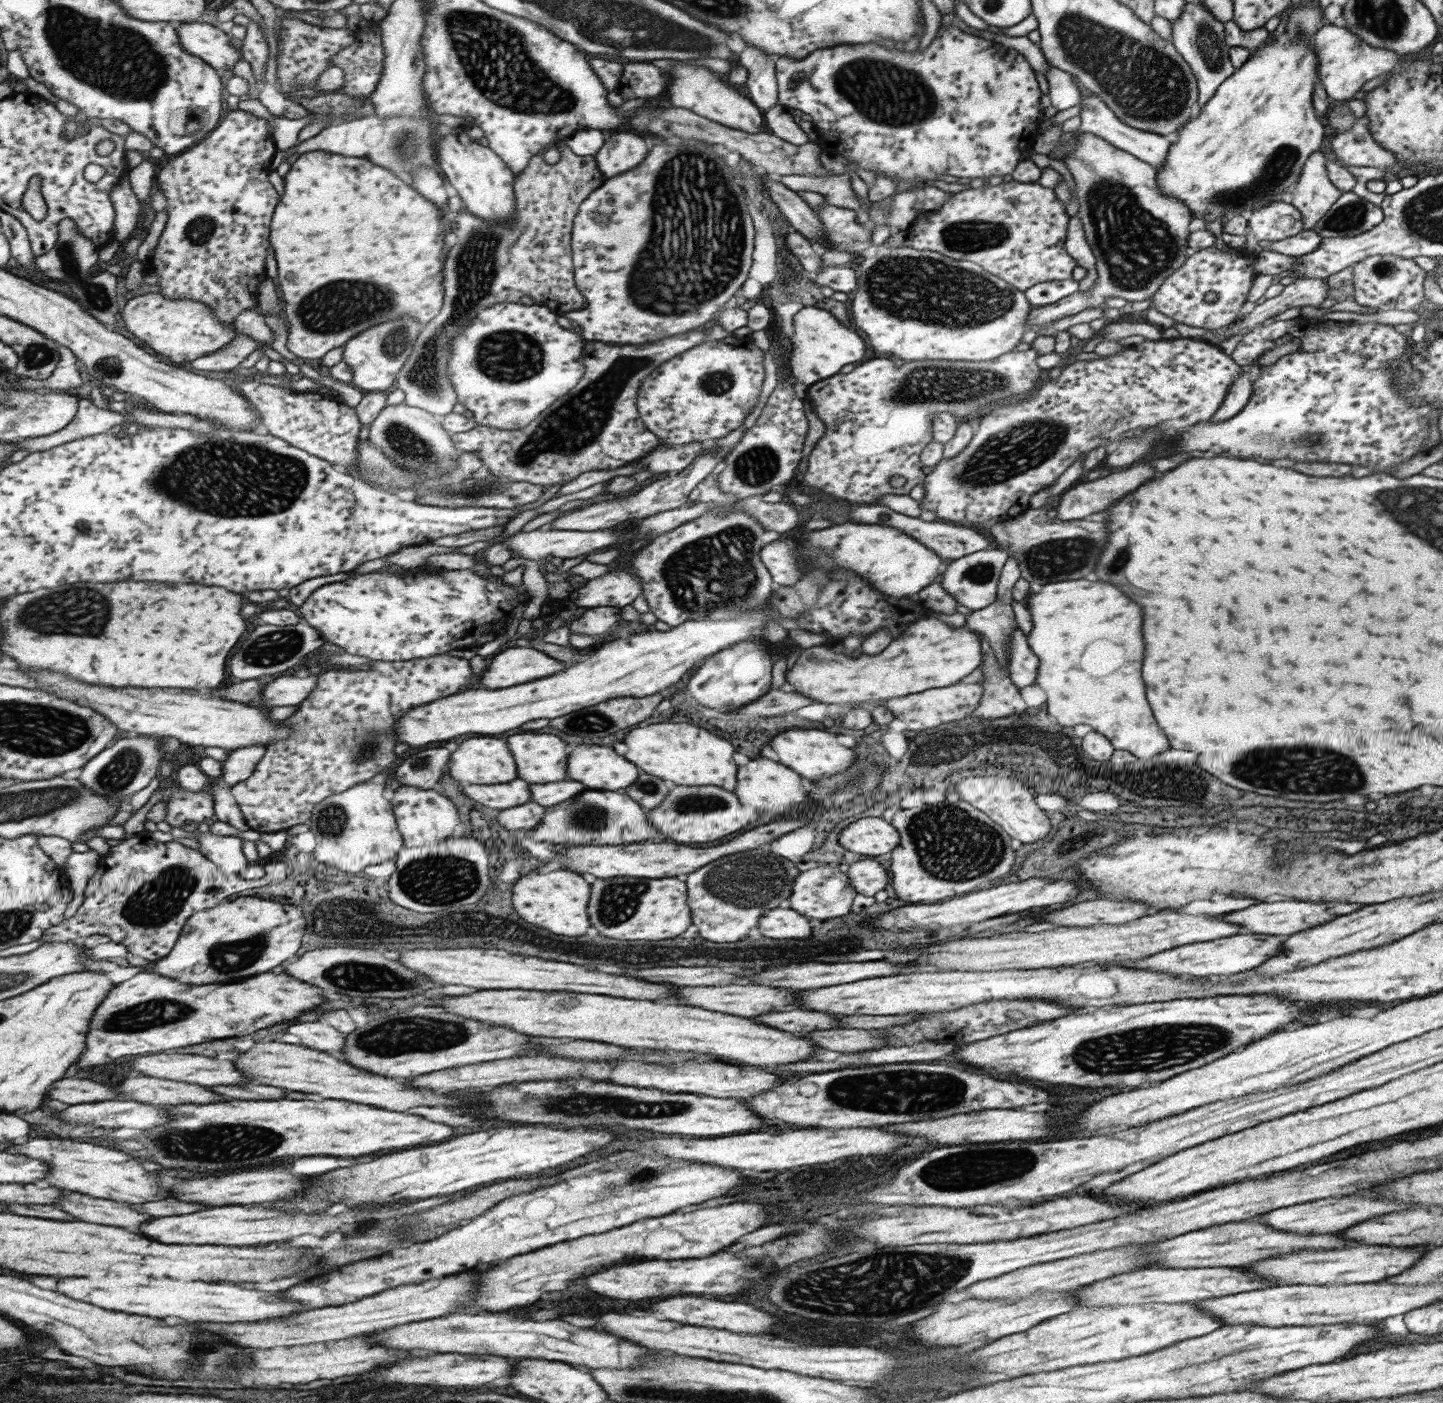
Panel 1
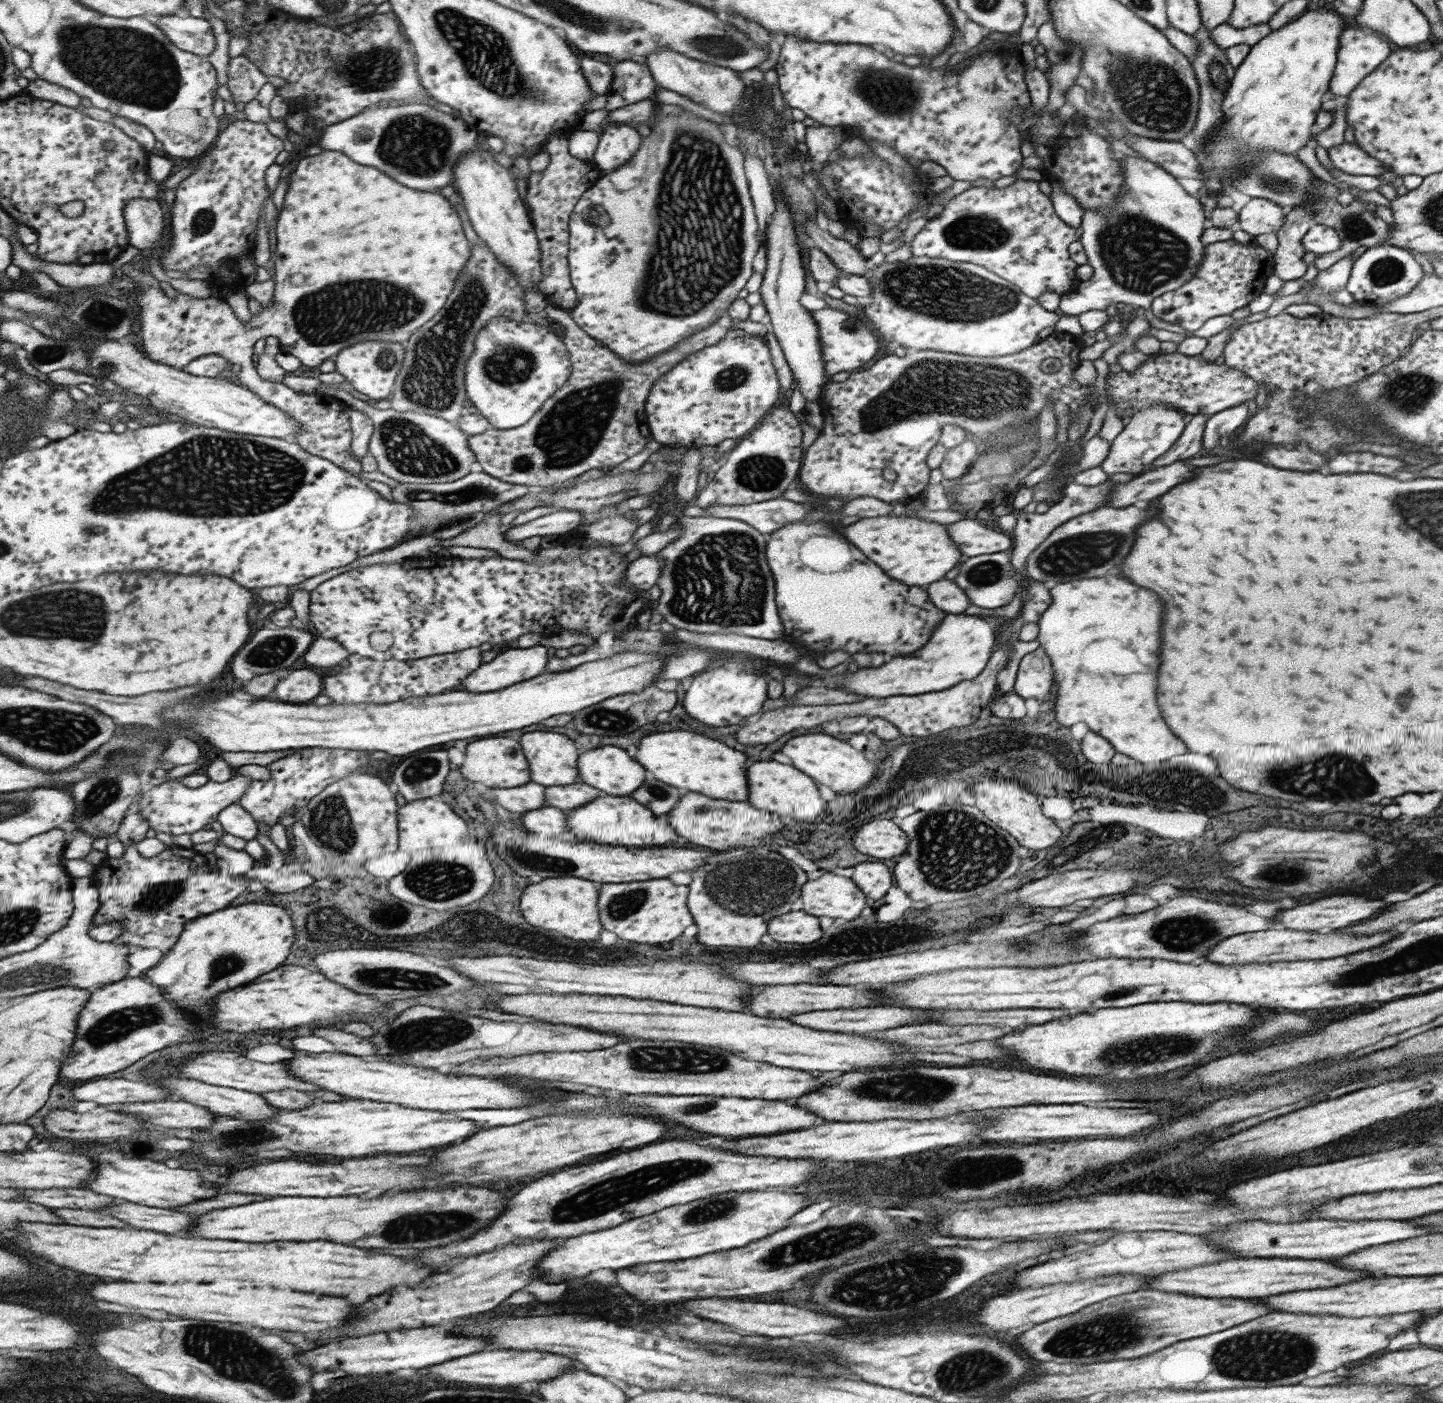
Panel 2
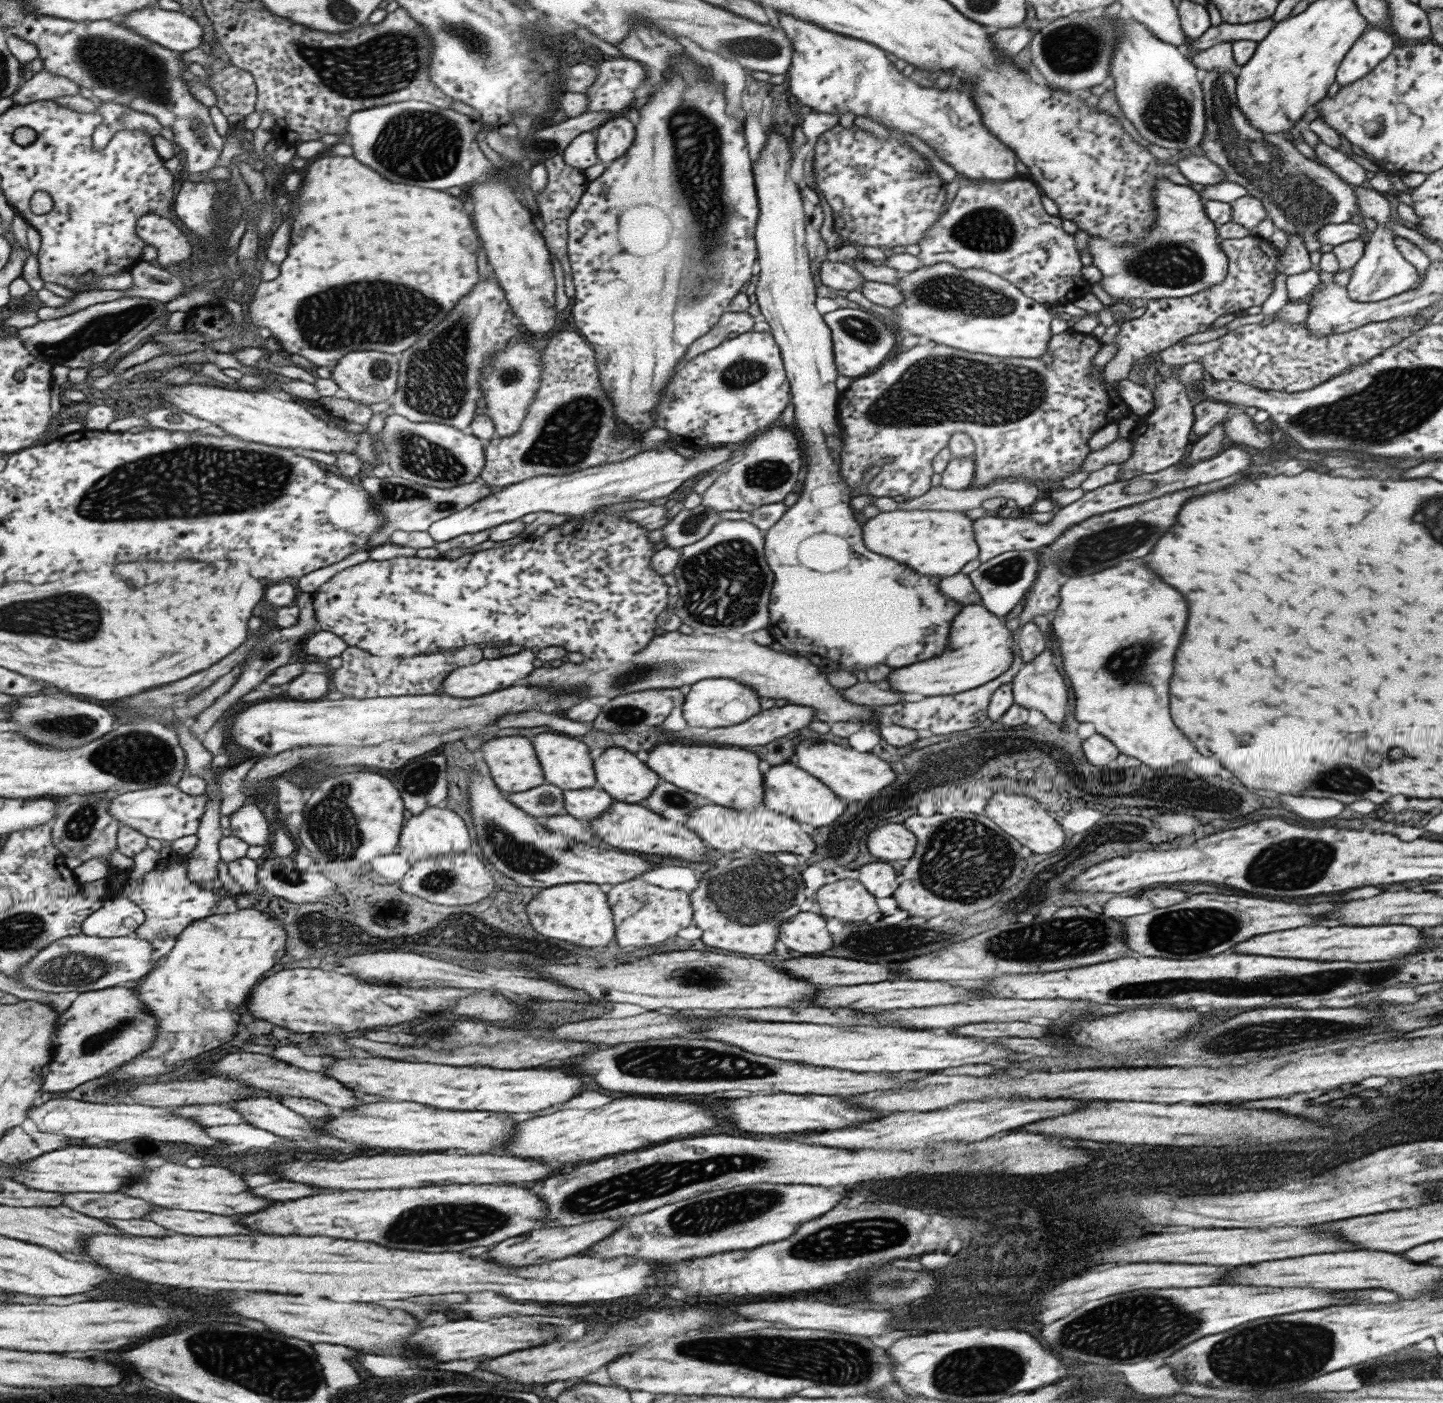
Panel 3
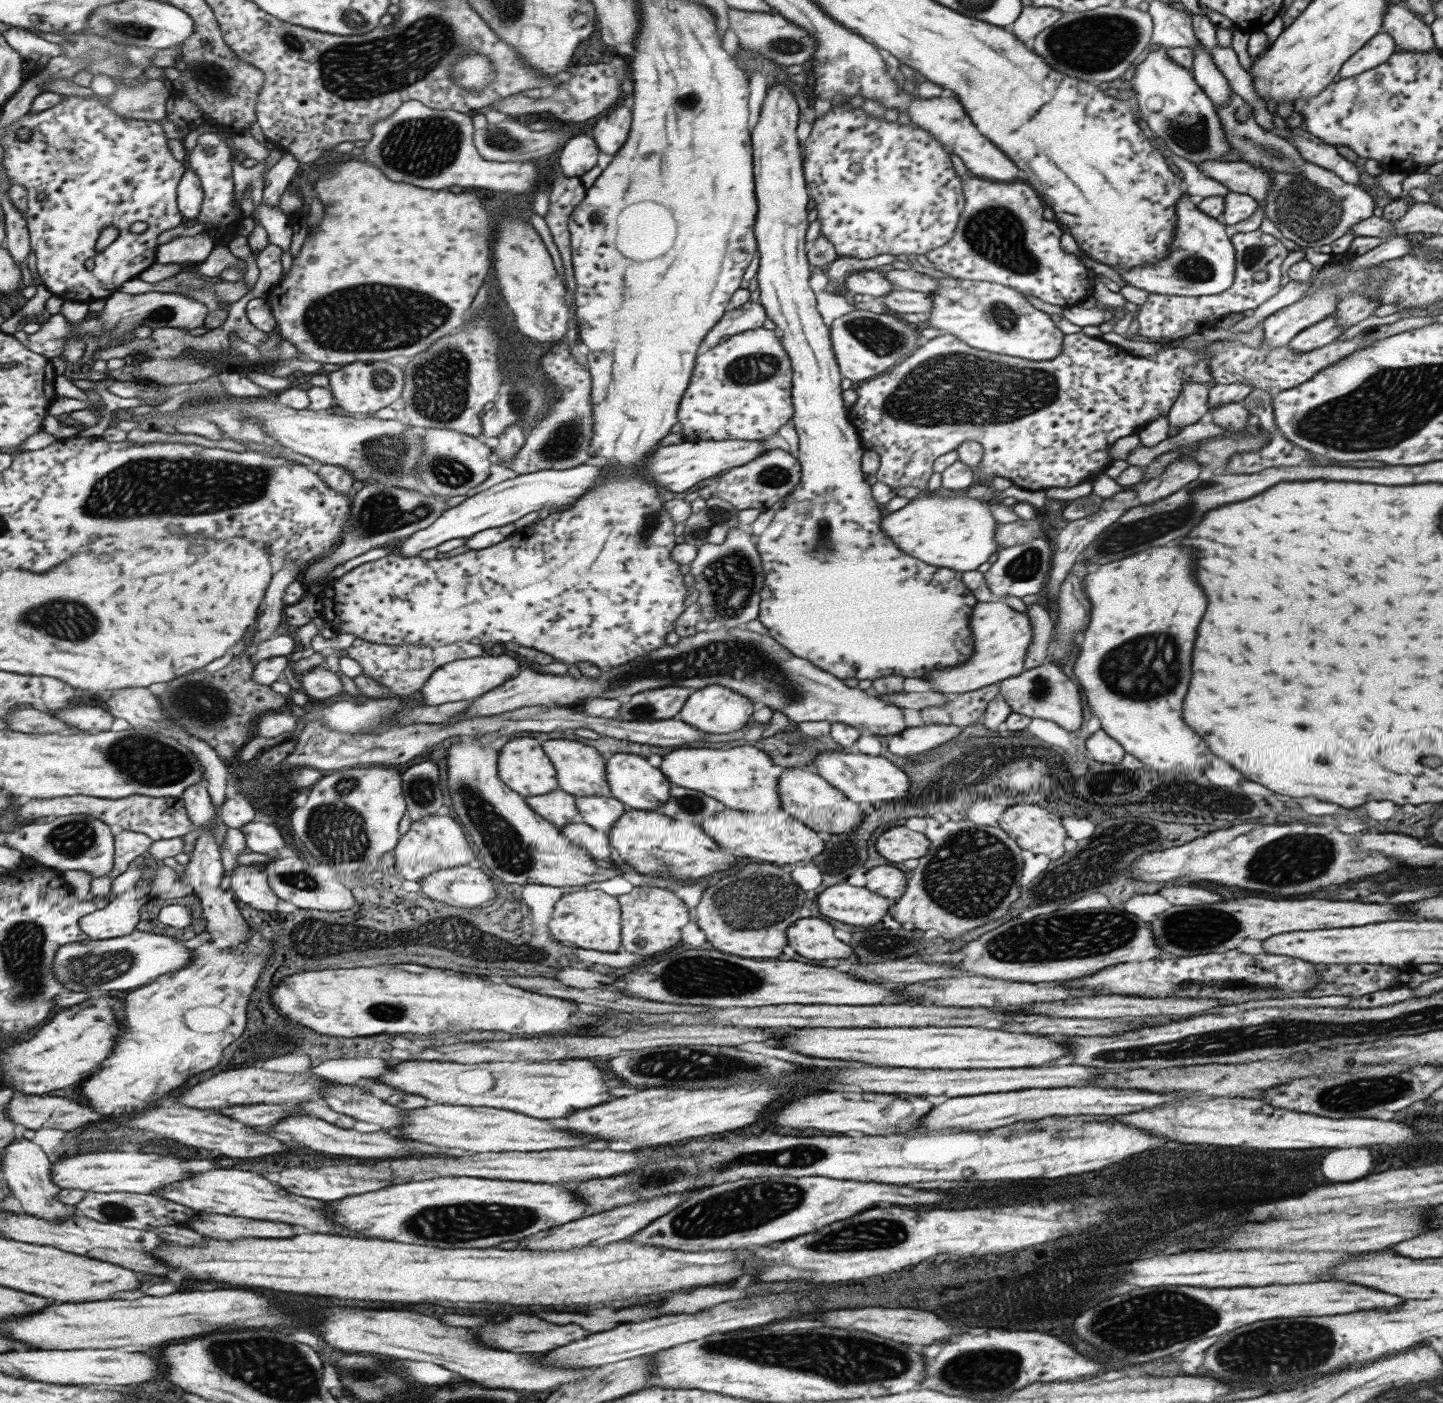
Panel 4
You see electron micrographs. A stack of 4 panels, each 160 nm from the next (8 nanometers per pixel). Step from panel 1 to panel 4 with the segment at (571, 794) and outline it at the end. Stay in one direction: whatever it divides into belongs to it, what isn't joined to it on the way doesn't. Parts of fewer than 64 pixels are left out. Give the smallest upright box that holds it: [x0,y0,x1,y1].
[574,796,627,833]

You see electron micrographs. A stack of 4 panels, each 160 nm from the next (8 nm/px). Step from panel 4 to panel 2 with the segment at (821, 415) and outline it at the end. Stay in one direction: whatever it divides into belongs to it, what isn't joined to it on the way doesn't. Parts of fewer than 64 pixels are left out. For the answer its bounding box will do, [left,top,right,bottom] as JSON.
[759,192,946,656]

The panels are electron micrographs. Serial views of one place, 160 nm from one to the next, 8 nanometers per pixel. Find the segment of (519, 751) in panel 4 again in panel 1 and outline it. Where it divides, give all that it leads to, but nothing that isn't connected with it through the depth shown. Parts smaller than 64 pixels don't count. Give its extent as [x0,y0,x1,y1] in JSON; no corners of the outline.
[447,738,517,784]

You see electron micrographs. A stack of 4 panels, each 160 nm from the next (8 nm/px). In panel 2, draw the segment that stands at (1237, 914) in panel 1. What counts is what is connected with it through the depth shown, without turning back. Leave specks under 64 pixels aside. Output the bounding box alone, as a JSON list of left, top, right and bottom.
[1273,896,1385,932]

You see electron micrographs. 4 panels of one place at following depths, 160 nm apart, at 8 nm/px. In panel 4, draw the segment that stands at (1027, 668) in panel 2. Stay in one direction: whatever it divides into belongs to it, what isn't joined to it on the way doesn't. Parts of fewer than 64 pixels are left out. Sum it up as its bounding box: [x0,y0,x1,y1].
[998,660,1081,732]

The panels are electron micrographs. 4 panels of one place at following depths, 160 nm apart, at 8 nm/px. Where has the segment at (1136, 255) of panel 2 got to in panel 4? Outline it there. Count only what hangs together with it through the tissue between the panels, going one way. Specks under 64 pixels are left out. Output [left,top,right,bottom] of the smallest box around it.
[1113,194,1235,296]

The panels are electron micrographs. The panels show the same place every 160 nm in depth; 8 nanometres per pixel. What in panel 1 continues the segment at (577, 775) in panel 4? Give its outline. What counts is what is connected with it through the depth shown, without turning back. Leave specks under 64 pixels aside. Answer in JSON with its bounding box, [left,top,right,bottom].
[507,734,567,784]

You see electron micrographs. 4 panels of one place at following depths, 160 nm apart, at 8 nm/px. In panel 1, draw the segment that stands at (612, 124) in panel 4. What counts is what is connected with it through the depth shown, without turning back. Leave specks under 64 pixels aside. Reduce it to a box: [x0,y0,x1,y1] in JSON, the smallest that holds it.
[594,132,647,179]

